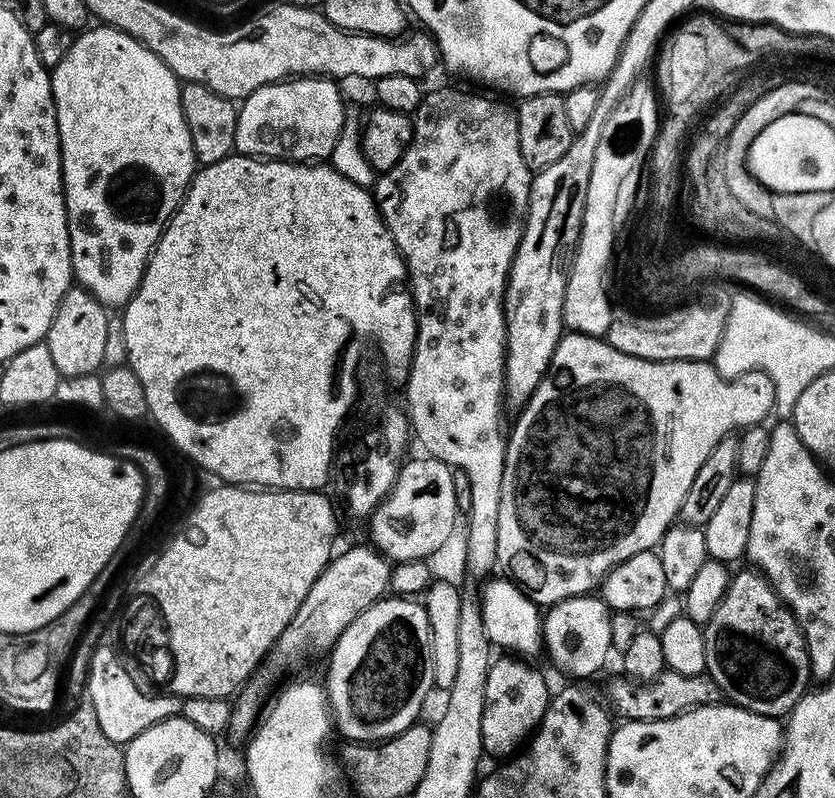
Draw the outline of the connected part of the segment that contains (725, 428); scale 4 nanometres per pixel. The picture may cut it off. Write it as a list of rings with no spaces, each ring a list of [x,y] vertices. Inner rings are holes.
[[[564,334],[556,344],[556,349],[552,355],[552,361],[548,367],[548,372],[538,382],[538,386],[534,390],[532,397],[528,399],[528,403],[523,408],[519,409],[516,420],[516,425],[512,428],[512,433],[509,431],[506,436],[506,447],[504,450],[504,473],[498,482],[500,488],[500,499],[496,504],[498,508],[498,540],[496,546],[496,558],[501,565],[508,564],[511,579],[515,581],[519,587],[523,588],[528,599],[533,600],[538,606],[551,606],[562,602],[566,598],[574,598],[575,596],[587,596],[595,593],[601,587],[602,581],[607,576],[611,568],[616,568],[624,560],[628,560],[634,554],[646,552],[655,549],[660,543],[660,539],[668,533],[669,528],[673,527],[674,521],[681,515],[684,507],[684,501],[688,499],[688,491],[694,482],[694,474],[698,474],[698,470],[702,470],[702,462],[706,462],[706,458],[710,458],[710,450],[714,450],[714,446],[718,446],[718,442],[725,439],[735,428],[737,430],[745,430],[752,425],[763,425],[773,415],[776,407],[775,402],[775,384],[762,371],[748,372],[740,377],[734,377],[732,380],[727,380],[721,376],[712,362],[707,359],[703,360],[643,360],[637,356],[627,356],[622,350],[618,350],[607,339],[601,338],[599,335],[581,335],[581,334]]]

